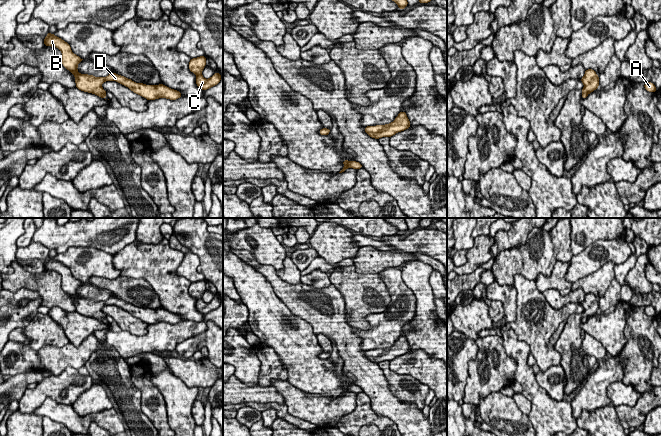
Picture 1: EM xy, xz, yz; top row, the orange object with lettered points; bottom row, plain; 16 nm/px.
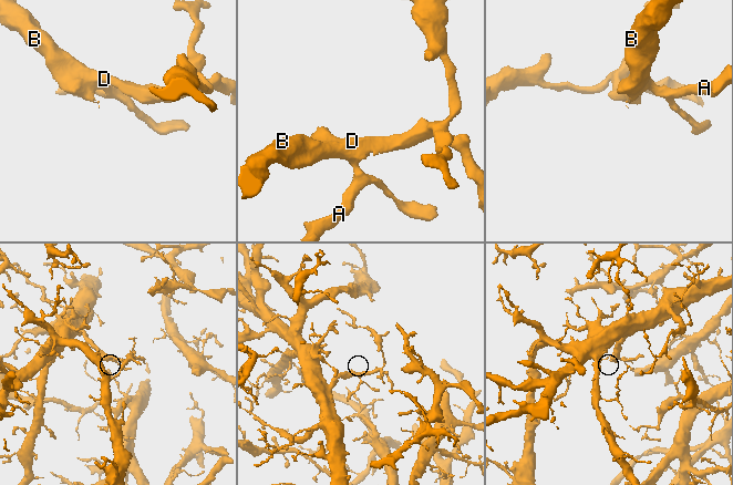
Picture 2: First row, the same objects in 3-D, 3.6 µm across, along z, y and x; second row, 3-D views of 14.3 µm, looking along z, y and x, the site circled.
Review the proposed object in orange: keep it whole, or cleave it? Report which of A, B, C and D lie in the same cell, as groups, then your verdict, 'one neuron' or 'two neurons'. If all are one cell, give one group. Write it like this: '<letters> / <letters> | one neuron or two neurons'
A B C D | one neuron

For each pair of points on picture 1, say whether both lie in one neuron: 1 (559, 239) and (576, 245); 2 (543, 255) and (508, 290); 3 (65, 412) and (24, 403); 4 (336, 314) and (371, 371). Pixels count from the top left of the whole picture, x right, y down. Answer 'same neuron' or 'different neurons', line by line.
1: different neurons
2: different neurons
3: different neurons
4: same neuron

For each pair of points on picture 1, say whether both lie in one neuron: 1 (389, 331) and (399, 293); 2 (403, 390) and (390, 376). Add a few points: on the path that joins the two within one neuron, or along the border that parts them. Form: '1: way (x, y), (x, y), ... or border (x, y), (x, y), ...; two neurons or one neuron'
1: way (390, 322), (399, 310), (399, 302); one neuron
2: way (401, 387), (393, 379); one neuron

